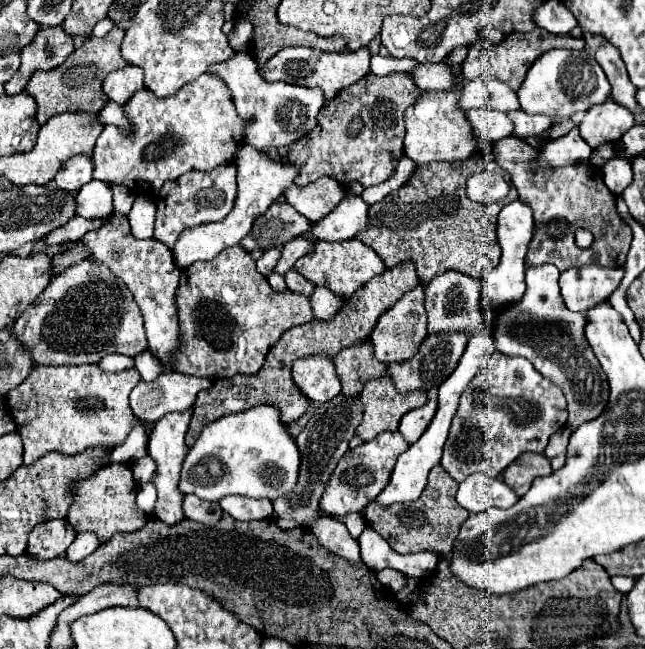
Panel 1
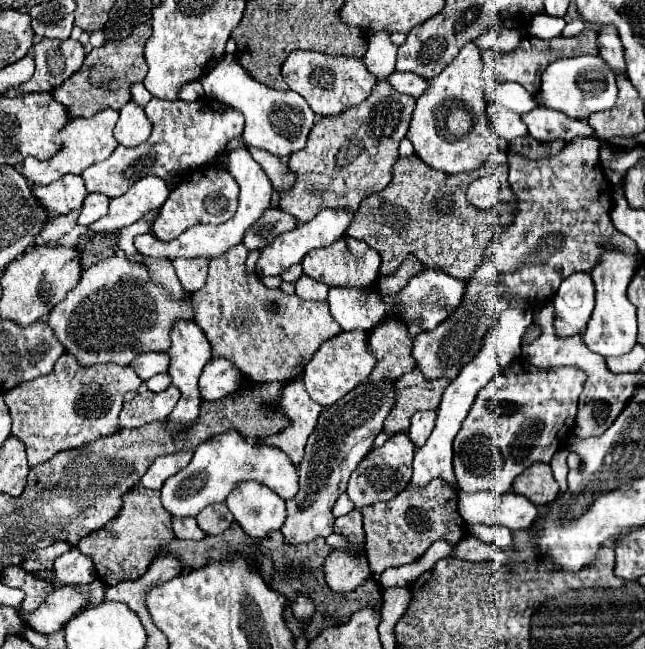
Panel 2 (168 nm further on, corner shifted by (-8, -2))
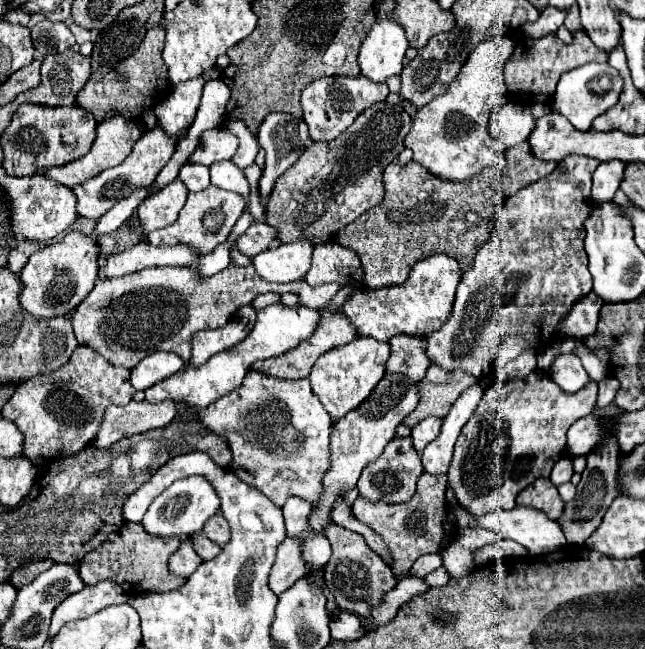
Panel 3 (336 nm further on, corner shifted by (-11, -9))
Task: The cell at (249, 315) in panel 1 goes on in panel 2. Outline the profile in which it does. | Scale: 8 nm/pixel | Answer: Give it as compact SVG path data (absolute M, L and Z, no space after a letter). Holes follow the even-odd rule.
M240 243L230 247L224 255L210 261L208 281L206 285L192 293L192 305L196 309L196 325L206 333L212 345L212 357L230 359L250 381L292 381L296 373L300 373L318 347L342 333L340 325L332 319L326 301L304 301L298 295L284 295L280 289L264 289L262 281L256 275L248 275L244 261L248 257L248 249ZM266 303L272 303L274 311L266 309Z

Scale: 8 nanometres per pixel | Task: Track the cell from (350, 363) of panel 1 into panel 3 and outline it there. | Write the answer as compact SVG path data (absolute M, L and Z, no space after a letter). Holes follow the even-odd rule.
M399 334L389 340L389 346L391 346L391 356L387 360L387 372L405 374L413 382L423 380L431 364L429 358L425 356L425 338Z

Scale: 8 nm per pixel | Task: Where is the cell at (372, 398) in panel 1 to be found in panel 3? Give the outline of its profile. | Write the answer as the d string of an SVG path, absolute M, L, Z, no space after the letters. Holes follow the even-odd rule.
M431 364L425 378L417 384L419 388L419 404L417 408L403 418L403 424L413 428L415 424L419 424L423 418L427 416L437 416L437 418L445 418L451 404L459 398L459 394L473 386L477 382L477 378L465 374L465 372L445 372L439 366Z

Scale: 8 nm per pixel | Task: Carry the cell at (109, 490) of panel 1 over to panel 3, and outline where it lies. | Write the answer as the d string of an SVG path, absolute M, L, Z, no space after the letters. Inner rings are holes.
M125 522L119 532L107 536L107 540L83 556L79 562L79 574L87 584L99 584L103 580L111 580L119 584L127 594L139 592L167 592L179 588L185 578L173 576L167 570L169 556L179 548L177 536L147 536L141 522Z

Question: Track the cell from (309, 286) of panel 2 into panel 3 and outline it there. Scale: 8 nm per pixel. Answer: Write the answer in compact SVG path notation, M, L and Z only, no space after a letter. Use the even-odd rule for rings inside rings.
M231 262L225 270L205 278L203 282L191 268L147 268L147 270L139 270L139 272L127 274L127 276L115 278L115 280L111 280L111 278L97 280L93 290L87 294L87 298L75 308L75 312L71 316L71 324L75 330L77 342L81 346L89 346L91 350L99 352L113 366L125 366L131 370L145 356L159 352L159 350L175 352L187 362L191 356L191 336L195 332L225 326L241 306L251 304L253 298L263 292L279 292L279 294L295 292L303 306L321 310L331 302L331 298L337 294L339 288L341 288L339 284L325 284L325 286L313 288L305 280L297 280L297 282L289 282L289 284L269 284L255 272L253 264L243 268L243 266L237 266Z

